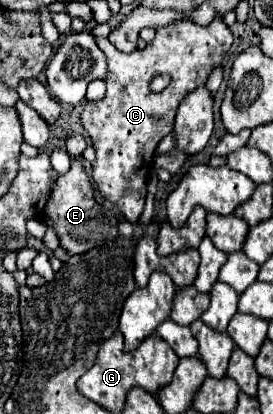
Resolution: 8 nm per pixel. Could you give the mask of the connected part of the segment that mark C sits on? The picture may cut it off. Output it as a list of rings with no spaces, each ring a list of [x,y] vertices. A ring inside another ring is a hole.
[[[181,20],[181,24],[171,24],[169,28],[159,28],[153,42],[147,44],[143,50],[135,50],[131,54],[117,52],[113,44],[109,44],[107,38],[97,38],[97,46],[107,56],[107,76],[103,78],[107,84],[107,92],[101,102],[87,102],[85,110],[81,112],[81,124],[87,130],[93,148],[97,152],[93,162],[93,182],[99,188],[99,194],[113,202],[119,208],[121,218],[135,224],[145,208],[145,196],[147,196],[147,176],[149,176],[149,164],[153,162],[153,152],[161,138],[165,138],[173,130],[175,112],[181,100],[197,86],[205,84],[215,64],[221,64],[223,56],[229,52],[233,44],[231,30],[223,24],[223,20],[213,20],[209,28],[197,28],[197,24],[189,24],[189,20]],[[155,74],[169,74],[171,84],[163,92],[155,94],[149,90],[149,82]]]

